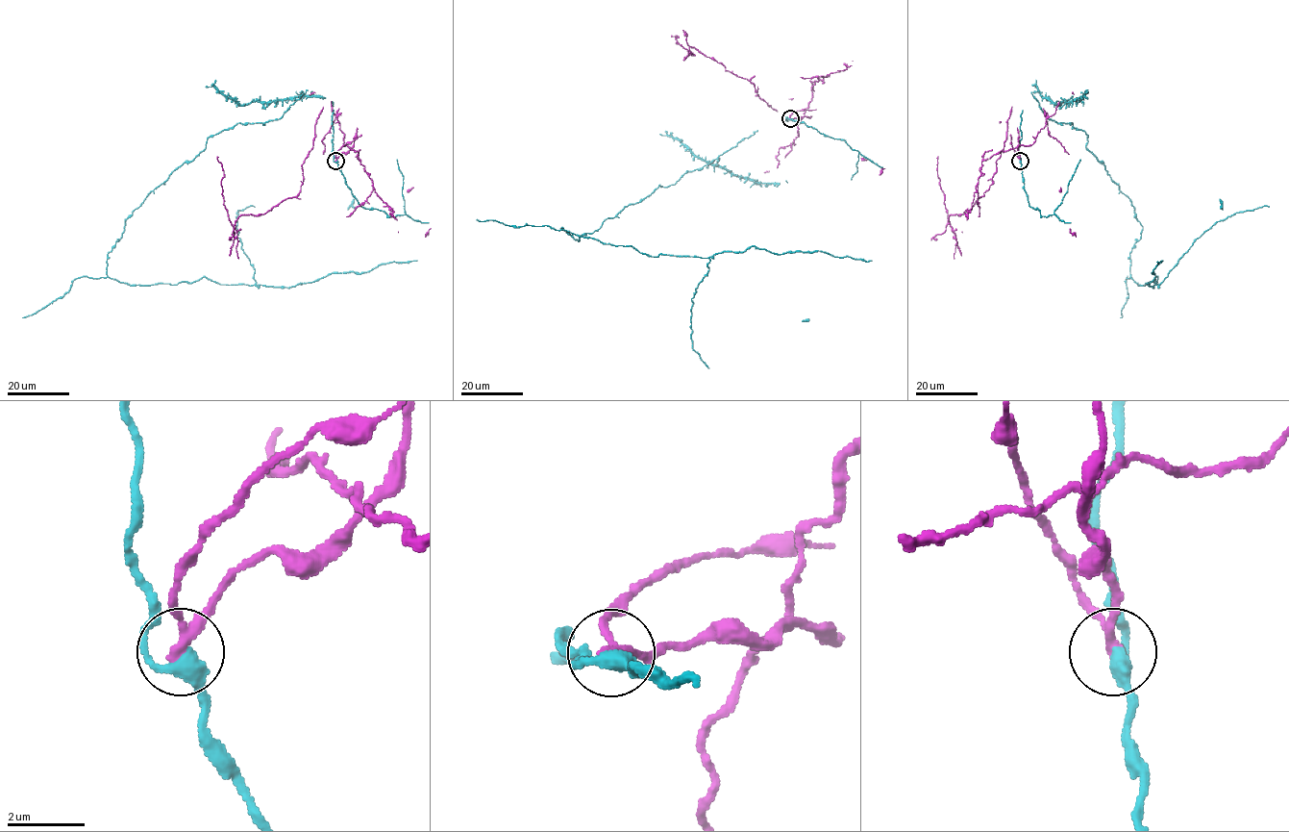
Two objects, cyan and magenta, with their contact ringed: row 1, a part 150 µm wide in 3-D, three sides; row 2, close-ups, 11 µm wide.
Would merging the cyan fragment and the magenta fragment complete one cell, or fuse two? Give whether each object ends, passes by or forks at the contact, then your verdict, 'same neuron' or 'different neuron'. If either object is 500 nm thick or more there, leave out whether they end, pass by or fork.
cyan passes by; magenta passes by; different neuron

